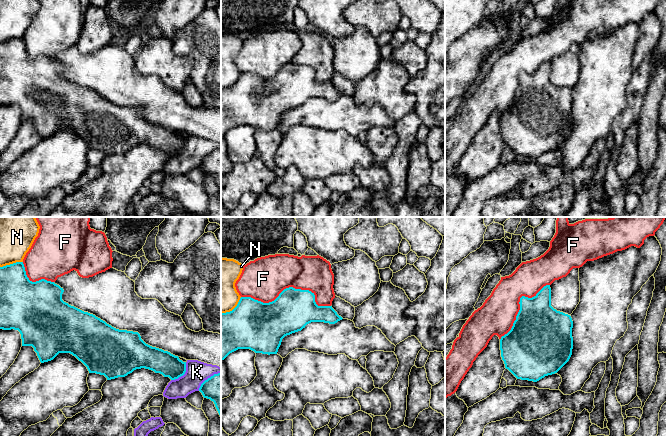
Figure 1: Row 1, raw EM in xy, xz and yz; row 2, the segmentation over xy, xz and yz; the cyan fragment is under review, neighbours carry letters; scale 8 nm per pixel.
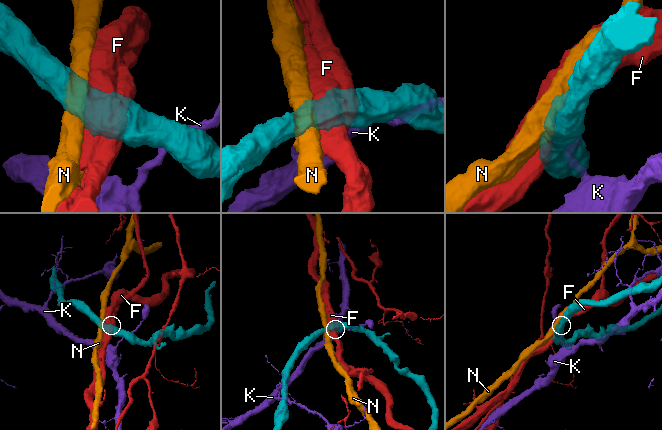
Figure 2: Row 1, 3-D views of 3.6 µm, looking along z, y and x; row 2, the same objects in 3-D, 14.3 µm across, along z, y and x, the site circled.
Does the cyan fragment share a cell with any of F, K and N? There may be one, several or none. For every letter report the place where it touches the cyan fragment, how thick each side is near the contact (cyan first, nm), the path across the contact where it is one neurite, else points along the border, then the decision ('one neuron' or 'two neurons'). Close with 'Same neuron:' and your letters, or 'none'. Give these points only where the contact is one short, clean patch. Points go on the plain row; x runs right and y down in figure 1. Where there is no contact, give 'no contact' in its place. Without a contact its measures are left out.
F: contact xz (289, 63); calibres 320 and 340 nm; two neurons
K: contact xy (183, 150); calibres 190 and 180 nm; two neurons
N: contact xz (233, 85); calibres 400 and 260 nm; two neurons
Same neuron: none

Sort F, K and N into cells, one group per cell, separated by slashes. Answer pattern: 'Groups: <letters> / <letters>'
Groups: F / K / N

